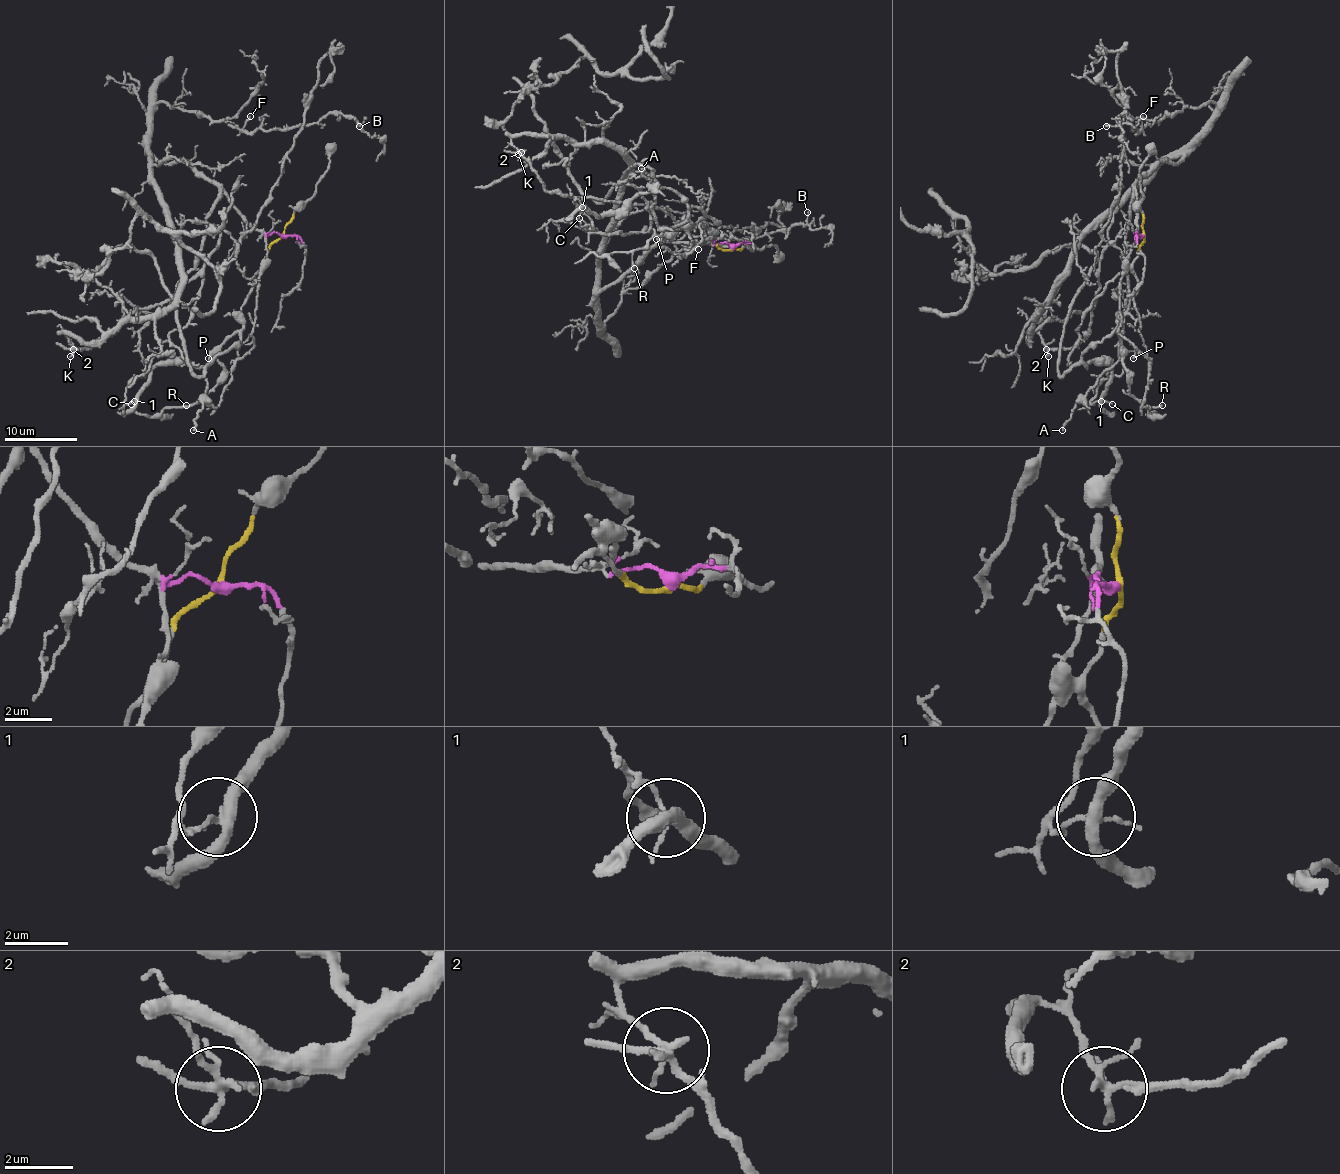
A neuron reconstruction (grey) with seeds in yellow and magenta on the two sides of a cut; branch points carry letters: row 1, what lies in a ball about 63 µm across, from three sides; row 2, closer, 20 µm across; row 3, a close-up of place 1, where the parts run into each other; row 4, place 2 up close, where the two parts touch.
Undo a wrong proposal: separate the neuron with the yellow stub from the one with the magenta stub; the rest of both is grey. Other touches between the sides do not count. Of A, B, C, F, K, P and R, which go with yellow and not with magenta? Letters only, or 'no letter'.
A, P, R

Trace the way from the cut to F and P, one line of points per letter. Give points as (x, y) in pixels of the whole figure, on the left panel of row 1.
F: (284, 236), (256, 231), (185, 161), (161, 163), (149, 150), (154, 104), (196, 110), (236, 128), (249, 115)
P: (284, 234), (269, 247), (264, 267), (255, 276), (253, 291), (240, 313), (240, 329), (209, 359)

